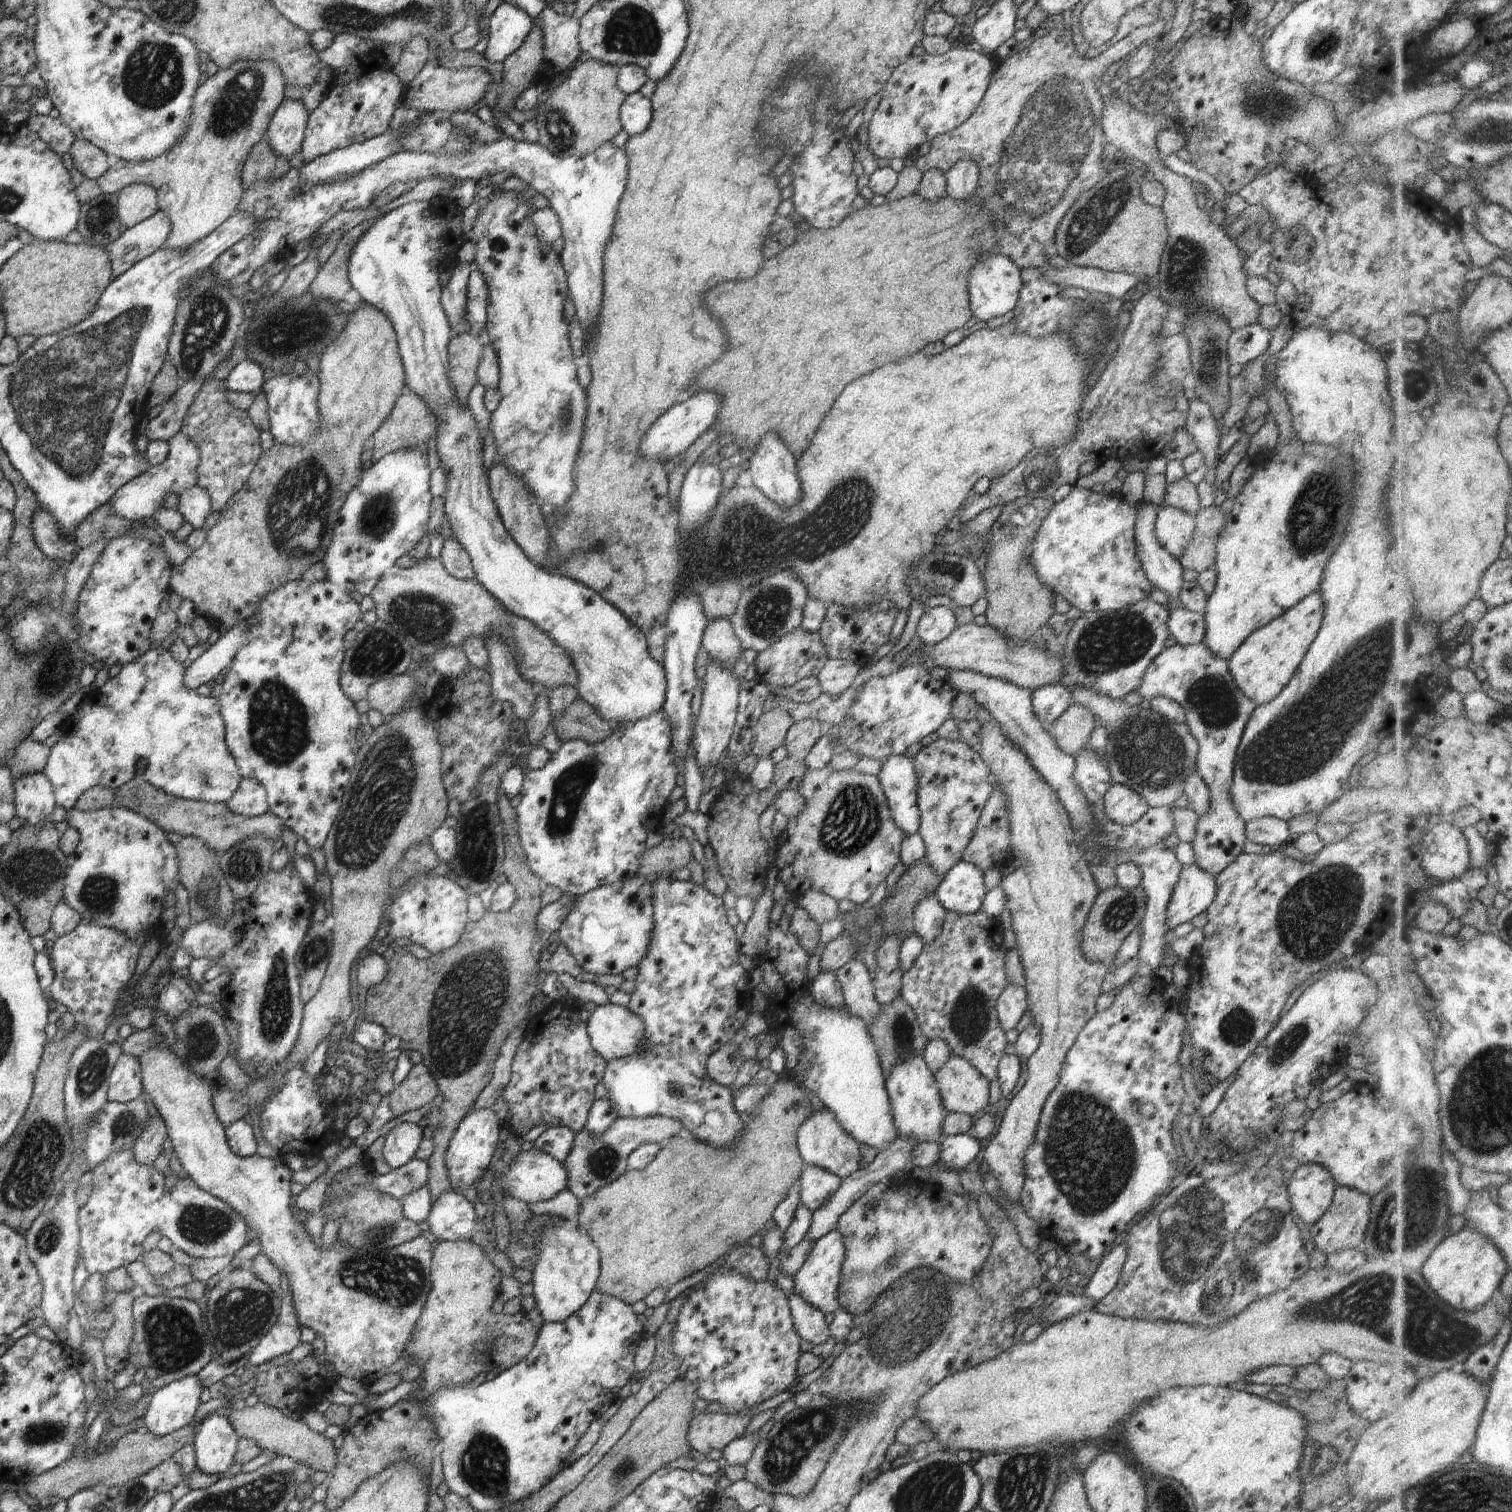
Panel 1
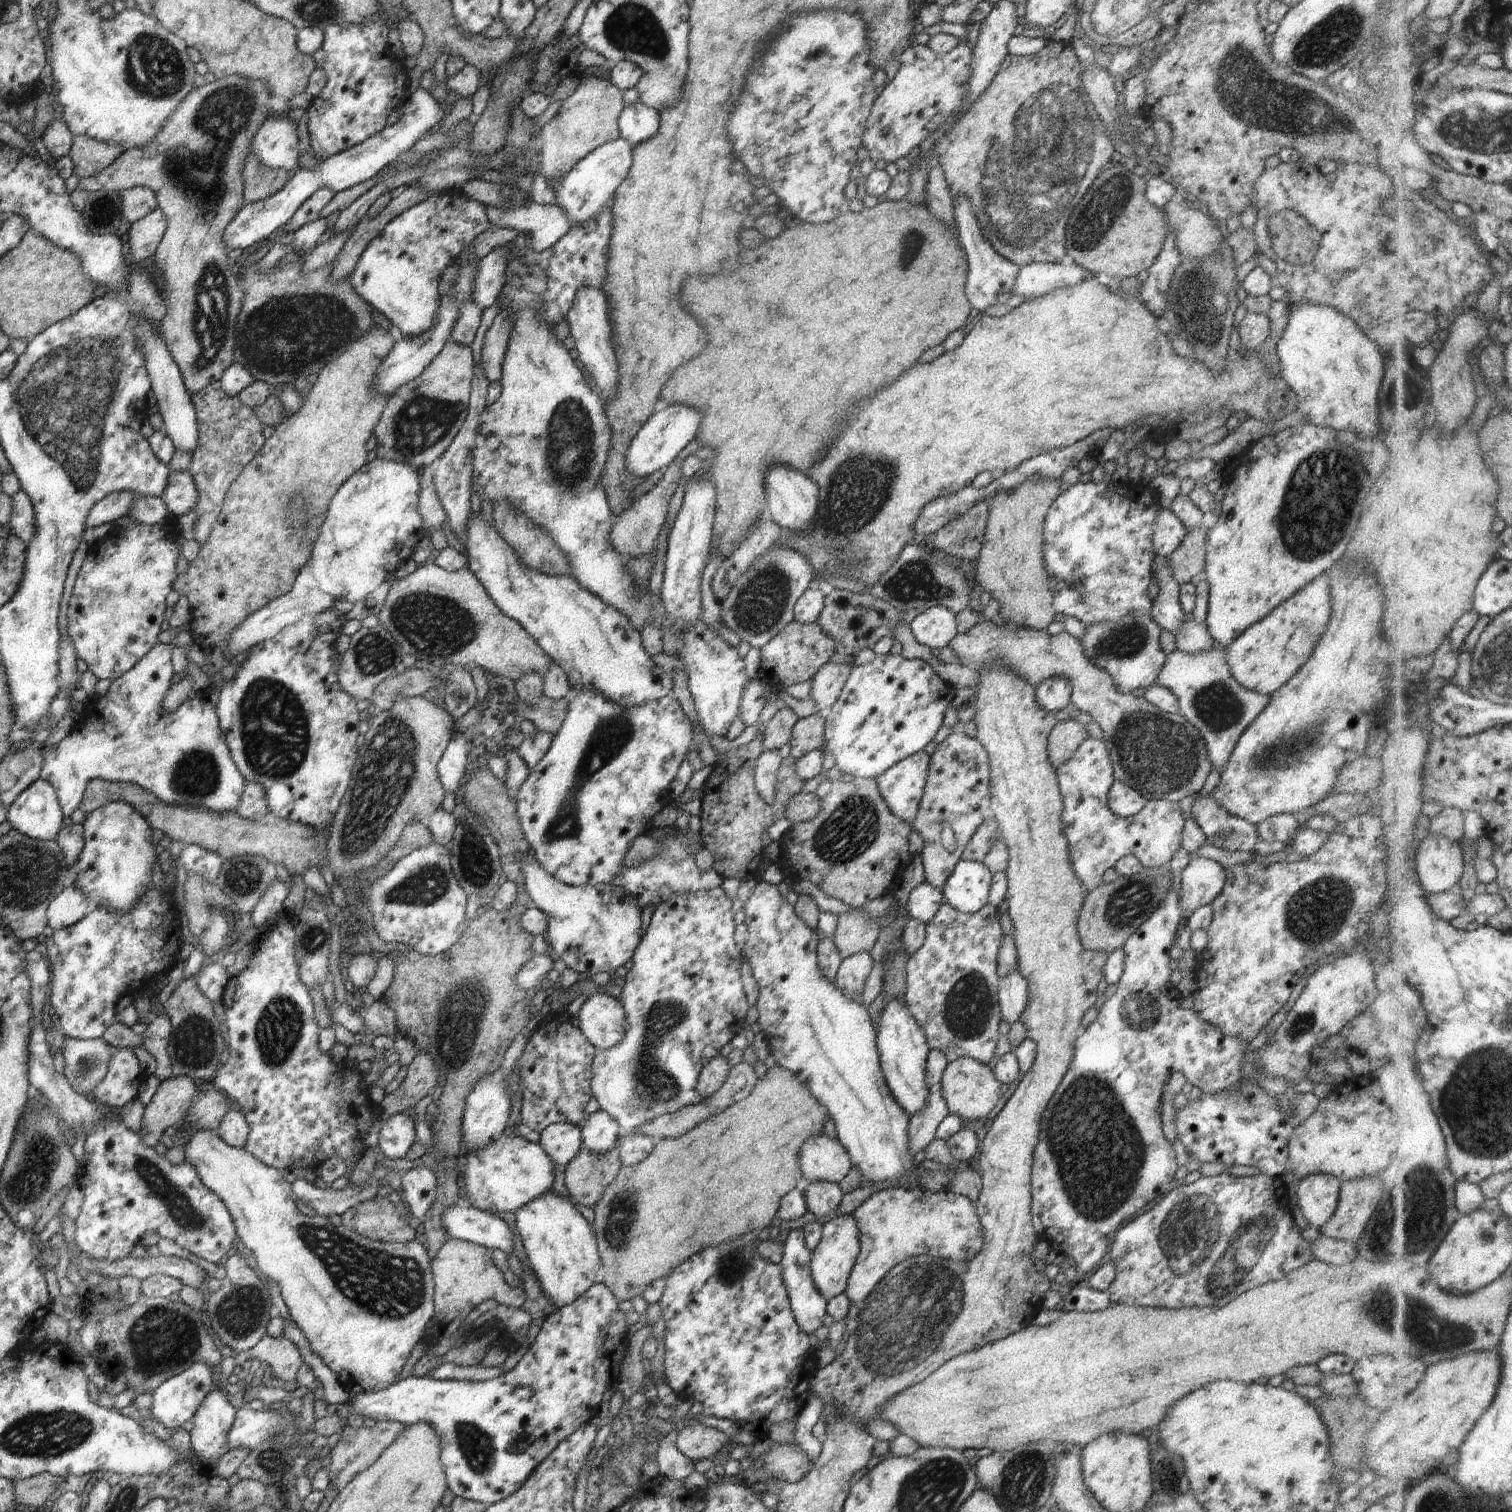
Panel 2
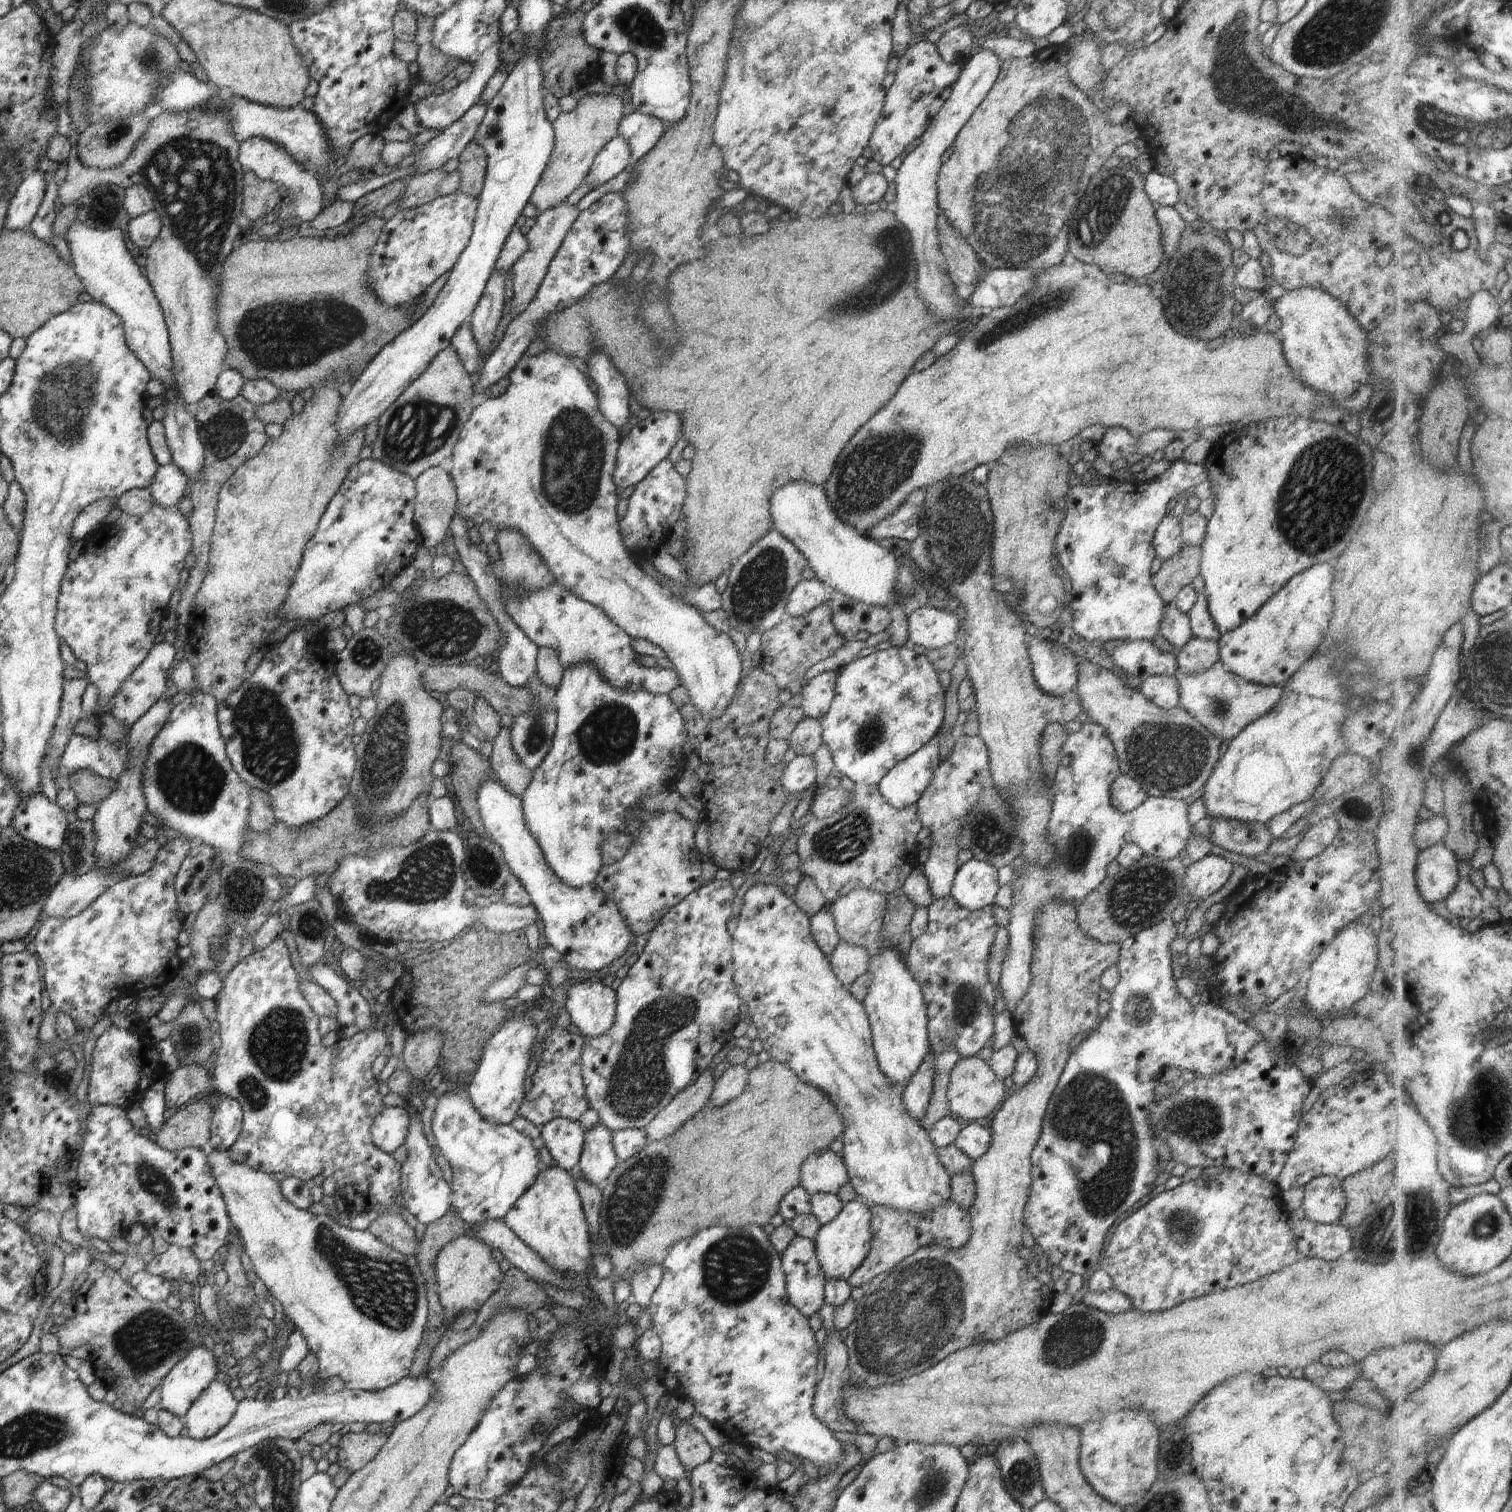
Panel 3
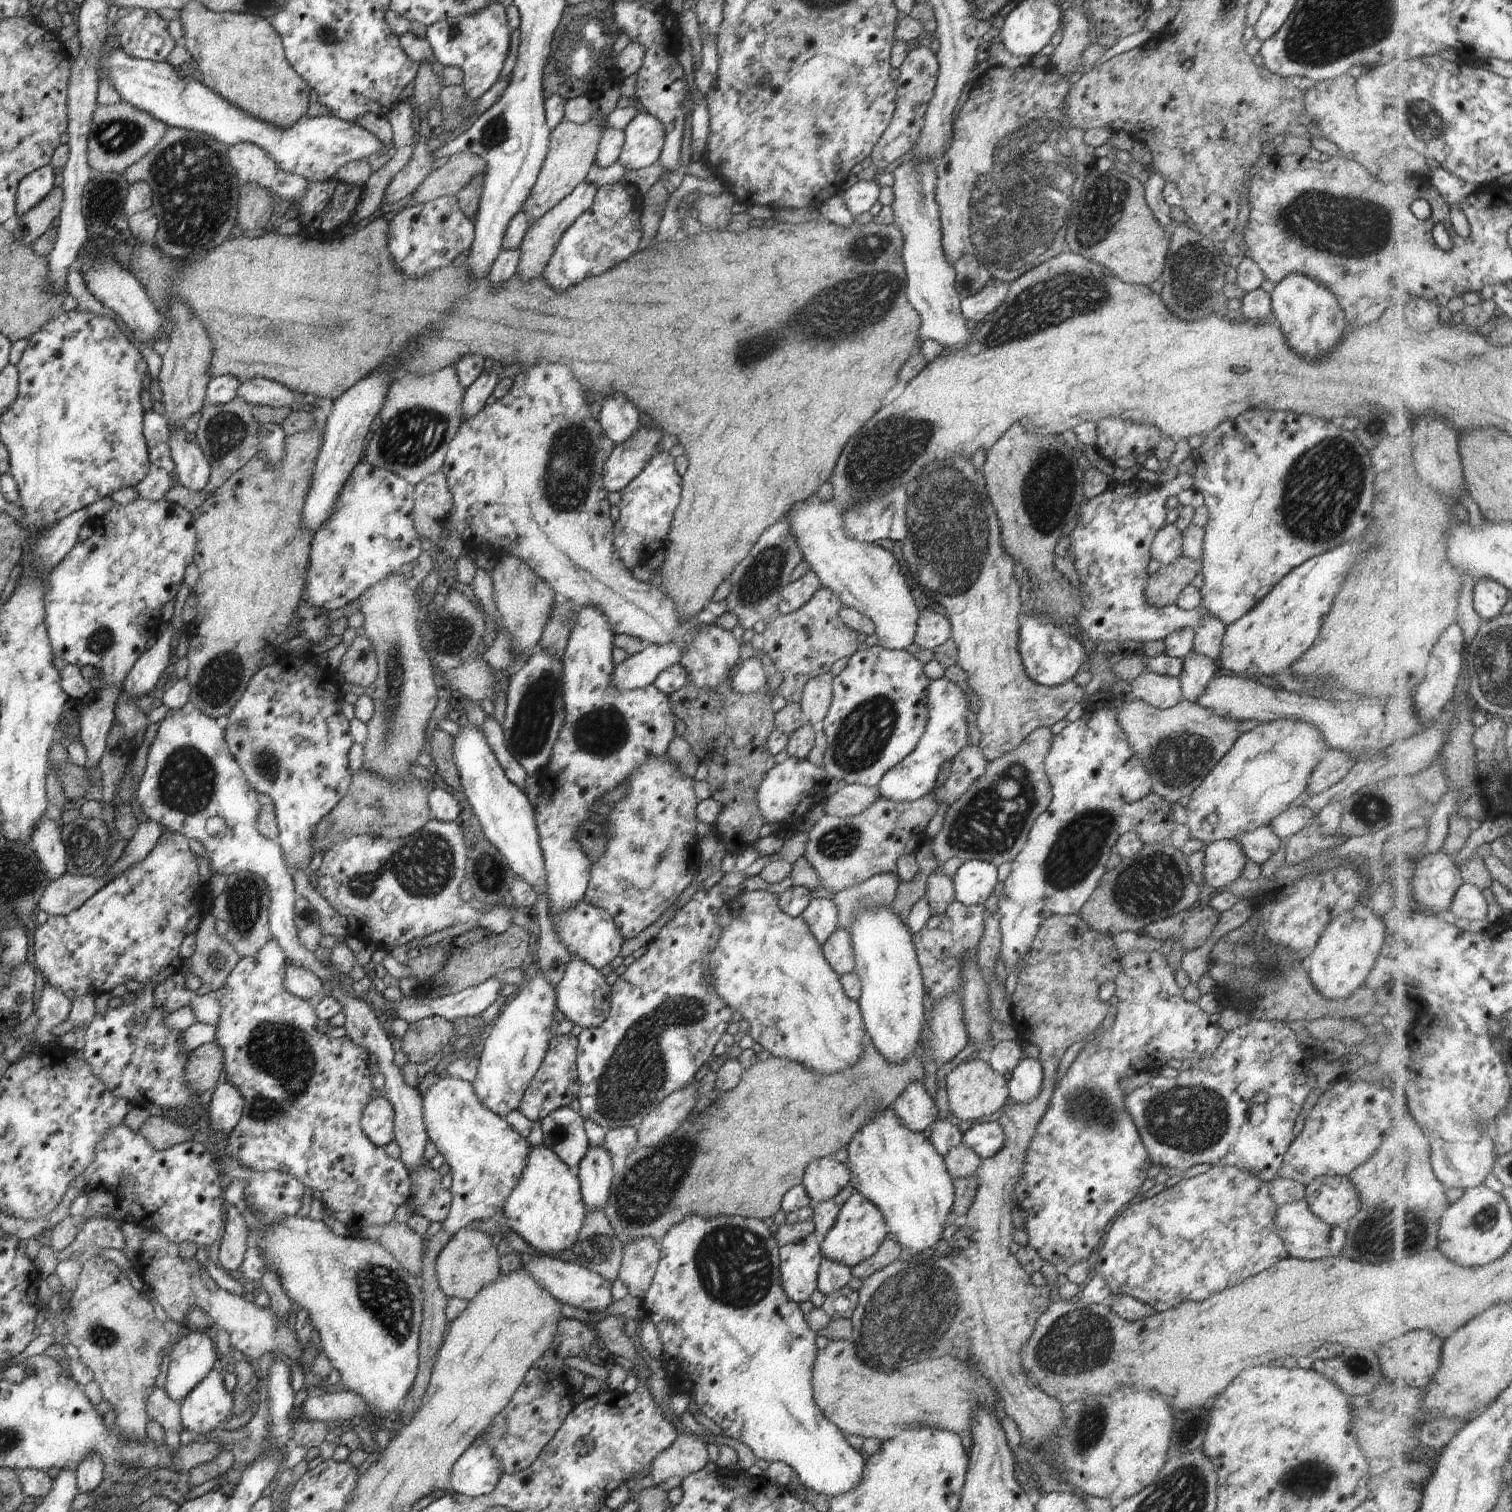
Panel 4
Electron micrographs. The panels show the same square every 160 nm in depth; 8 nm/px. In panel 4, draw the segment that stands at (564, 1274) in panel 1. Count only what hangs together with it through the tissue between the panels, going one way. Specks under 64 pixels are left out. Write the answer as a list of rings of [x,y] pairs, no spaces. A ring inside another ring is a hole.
[[[544,1144],[530,1146],[524,1171],[503,1209],[510,1230],[544,1254],[571,1250],[587,1213],[578,1176]]]

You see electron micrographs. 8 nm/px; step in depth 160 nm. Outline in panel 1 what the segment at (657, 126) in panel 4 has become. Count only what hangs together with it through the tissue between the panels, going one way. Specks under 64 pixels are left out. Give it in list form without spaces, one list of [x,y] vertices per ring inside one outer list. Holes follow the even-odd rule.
[[[640,91],[626,95],[619,108],[619,119],[629,136],[644,132],[652,118],[651,99],[644,97]]]

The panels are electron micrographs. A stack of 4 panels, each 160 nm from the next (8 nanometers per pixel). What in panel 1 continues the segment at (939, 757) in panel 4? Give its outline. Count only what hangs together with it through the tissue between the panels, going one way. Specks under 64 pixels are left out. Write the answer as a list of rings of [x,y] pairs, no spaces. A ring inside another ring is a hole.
[[[905,755],[888,757],[877,777],[886,795],[894,824],[905,835],[916,834],[919,831],[921,816],[913,758]]]

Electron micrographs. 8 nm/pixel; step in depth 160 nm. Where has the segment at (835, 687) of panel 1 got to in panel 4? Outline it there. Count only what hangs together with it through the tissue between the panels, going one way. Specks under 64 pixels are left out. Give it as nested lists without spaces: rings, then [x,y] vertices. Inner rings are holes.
[[[825,673],[812,678],[804,686],[801,708],[811,725],[820,723],[829,714],[833,696],[833,675]]]

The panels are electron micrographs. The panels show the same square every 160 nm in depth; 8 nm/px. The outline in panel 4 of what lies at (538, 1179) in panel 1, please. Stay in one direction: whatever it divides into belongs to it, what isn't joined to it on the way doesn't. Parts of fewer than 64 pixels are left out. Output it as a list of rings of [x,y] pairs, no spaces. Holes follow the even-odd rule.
[[[441,1073],[440,1080],[428,1087],[421,1097],[426,1135],[434,1142],[444,1161],[450,1165],[452,1173],[452,1186],[449,1189],[452,1202],[449,1214],[442,1224],[443,1230],[452,1237],[462,1228],[467,1228],[470,1222],[489,1220],[503,1209],[524,1171],[530,1145],[518,1132],[513,1131],[504,1118],[490,1112],[478,1099],[471,1084],[464,1080]]]

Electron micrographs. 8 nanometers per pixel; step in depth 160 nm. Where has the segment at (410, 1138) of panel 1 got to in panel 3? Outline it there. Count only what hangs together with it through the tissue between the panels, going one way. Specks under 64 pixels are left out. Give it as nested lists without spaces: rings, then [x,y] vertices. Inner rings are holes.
[[[408,1106],[383,1107],[371,1126],[372,1142],[385,1153],[397,1151],[405,1144],[411,1123],[410,1113]]]

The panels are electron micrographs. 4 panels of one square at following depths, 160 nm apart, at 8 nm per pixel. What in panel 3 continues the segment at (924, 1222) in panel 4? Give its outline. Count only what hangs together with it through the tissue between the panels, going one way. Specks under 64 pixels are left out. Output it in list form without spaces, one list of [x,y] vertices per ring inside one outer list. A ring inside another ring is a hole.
[[[757,882],[751,884],[747,892],[743,896],[742,910],[737,916],[739,918],[736,930],[732,934],[732,962],[733,962],[733,983],[736,985],[737,995],[742,1002],[746,1003],[749,1008],[750,1015],[757,1028],[757,1038],[762,1040],[764,1050],[770,1054],[772,1061],[787,1064],[796,1076],[800,1076],[800,1080],[804,1080],[806,1084],[812,1084],[820,1090],[824,1090],[826,1096],[830,1096],[832,1104],[836,1107],[838,1114],[843,1118],[843,1148],[842,1158],[846,1165],[849,1183],[852,1184],[854,1190],[866,1198],[868,1204],[886,1206],[899,1211],[912,1213],[927,1213],[941,1204],[944,1204],[951,1198],[951,1175],[946,1172],[943,1164],[940,1164],[936,1147],[930,1140],[928,1133],[919,1126],[919,1122],[908,1114],[904,1108],[900,1095],[896,1095],[892,1091],[891,1084],[885,1074],[880,1070],[878,1061],[876,1060],[875,1050],[873,1049],[873,1040],[871,1037],[871,1026],[868,1020],[863,1004],[838,980],[838,977],[832,972],[830,961],[824,956],[819,949],[814,937],[811,933],[811,920],[802,912],[794,901],[782,892],[780,886]]]

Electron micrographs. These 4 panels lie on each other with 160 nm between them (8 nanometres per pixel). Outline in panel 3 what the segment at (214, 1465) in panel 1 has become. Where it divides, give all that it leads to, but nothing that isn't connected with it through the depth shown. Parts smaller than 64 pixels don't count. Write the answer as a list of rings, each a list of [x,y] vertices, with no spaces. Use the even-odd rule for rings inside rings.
[[[214,1379],[192,1403],[183,1418],[188,1437],[203,1441],[220,1432],[234,1416],[238,1403],[232,1391]]]

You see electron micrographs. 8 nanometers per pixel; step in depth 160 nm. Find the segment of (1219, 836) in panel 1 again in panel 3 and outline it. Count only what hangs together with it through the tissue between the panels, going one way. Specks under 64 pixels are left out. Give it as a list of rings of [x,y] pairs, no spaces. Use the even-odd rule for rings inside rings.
[[[1222,661],[1199,673],[1187,673],[1178,667],[1173,675],[1179,686],[1180,706],[1189,712],[1204,728],[1222,740],[1232,740],[1251,722],[1264,716],[1283,695],[1282,686],[1254,684],[1230,672]]]

